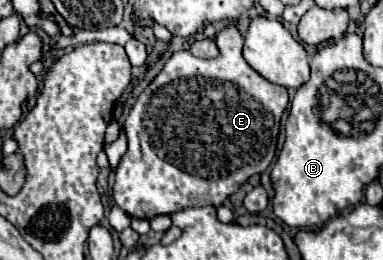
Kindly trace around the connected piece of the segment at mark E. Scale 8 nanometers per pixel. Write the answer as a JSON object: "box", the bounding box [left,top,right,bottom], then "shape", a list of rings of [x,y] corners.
{"box":[112,27,288,221],"shape":[[[236,27],[218,31],[216,45],[220,51],[216,59],[198,59],[190,51],[172,53],[164,69],[130,109],[124,121],[128,151],[118,163],[112,193],[114,203],[130,217],[150,221],[156,215],[172,215],[186,207],[220,207],[242,183],[270,167],[276,155],[280,117],[288,105],[288,93],[282,85],[266,81],[244,61],[242,35]]]}

